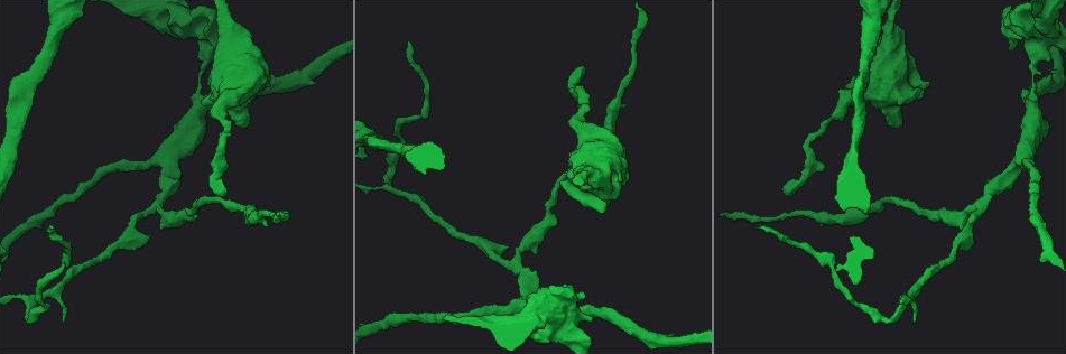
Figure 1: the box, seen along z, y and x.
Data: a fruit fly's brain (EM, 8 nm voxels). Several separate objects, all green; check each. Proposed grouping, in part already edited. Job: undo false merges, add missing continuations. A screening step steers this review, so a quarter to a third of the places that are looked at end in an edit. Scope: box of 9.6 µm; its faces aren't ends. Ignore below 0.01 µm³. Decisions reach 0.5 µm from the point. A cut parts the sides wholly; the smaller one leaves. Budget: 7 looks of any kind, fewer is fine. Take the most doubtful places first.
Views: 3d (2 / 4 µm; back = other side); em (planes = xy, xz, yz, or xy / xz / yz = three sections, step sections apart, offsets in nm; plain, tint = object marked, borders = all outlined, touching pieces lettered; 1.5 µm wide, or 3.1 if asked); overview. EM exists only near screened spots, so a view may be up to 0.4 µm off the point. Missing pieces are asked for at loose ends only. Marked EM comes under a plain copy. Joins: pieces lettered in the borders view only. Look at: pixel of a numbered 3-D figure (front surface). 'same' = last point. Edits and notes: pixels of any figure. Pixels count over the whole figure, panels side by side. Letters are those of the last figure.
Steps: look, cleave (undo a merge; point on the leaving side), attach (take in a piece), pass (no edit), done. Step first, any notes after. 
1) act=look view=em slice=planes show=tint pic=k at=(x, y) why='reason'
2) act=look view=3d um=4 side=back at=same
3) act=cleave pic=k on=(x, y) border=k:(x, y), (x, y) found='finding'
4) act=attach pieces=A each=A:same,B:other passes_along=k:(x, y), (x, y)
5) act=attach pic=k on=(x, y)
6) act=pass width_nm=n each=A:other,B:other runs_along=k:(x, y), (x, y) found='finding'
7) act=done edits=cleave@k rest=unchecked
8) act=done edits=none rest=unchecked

act=look view=3d um=2 pic=1 at=(581, 67) why='free end'

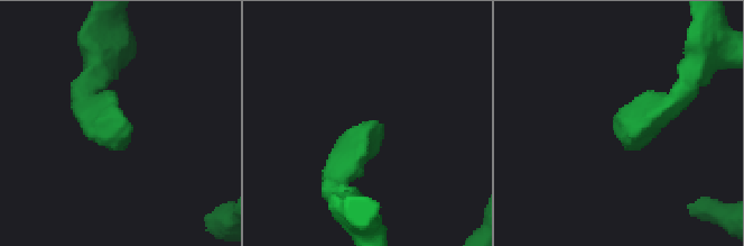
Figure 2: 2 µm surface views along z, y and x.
act=look view=em slice=xz step=8 show=tint pic=2 at=(123, 143)

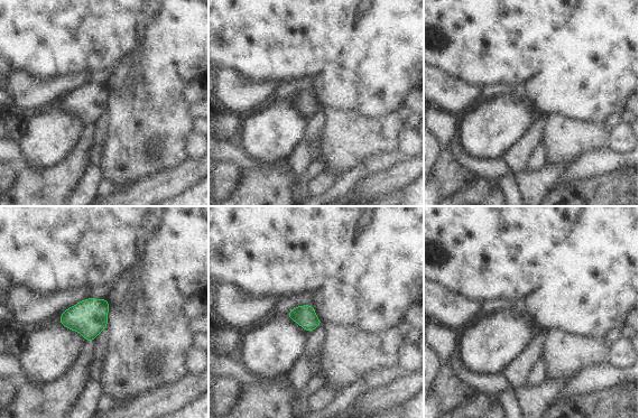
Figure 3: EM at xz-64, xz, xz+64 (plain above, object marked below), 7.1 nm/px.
act=look view=em slice=planes show=borders at=same

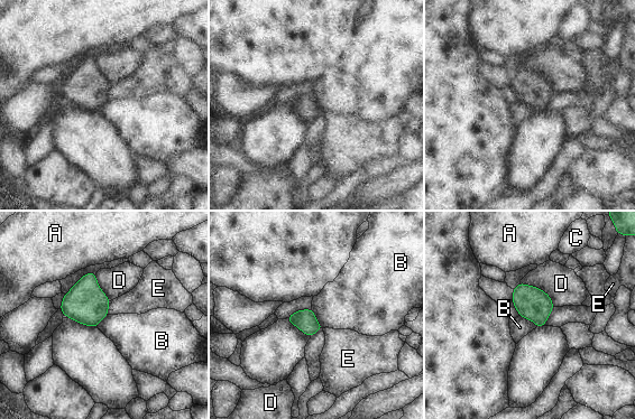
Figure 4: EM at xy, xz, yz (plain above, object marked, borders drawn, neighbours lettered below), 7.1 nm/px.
act=pass longest_contact=D:300nm each=A:other,B:other,C:other,D:other,E:other found='none of them fits'

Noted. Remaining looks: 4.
act=look view=3d um=2 pic=1 at=(206, 61) why='calibre changes'

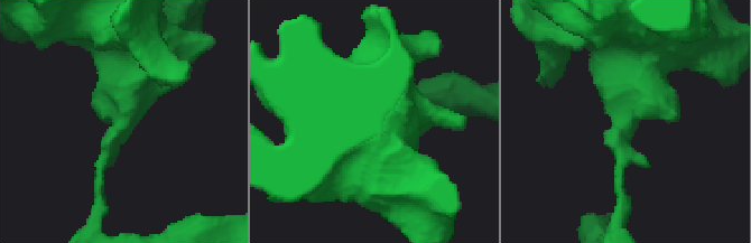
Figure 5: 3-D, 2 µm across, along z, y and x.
act=look view=em slice=planes show=tint pic=5 at=(625, 117) why='need the tissue'

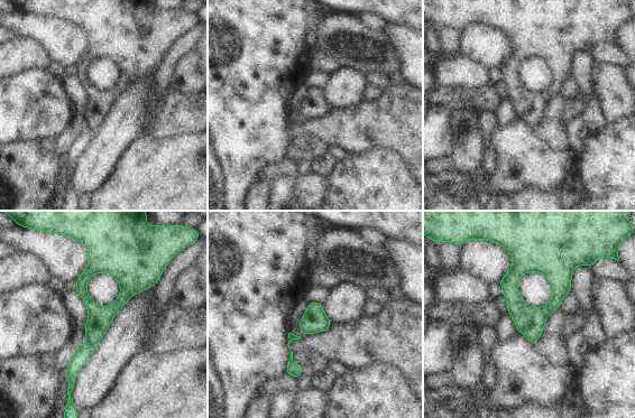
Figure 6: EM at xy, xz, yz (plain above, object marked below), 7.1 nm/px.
act=look view=em slice=planes show=borders at=same why='what lies round it'

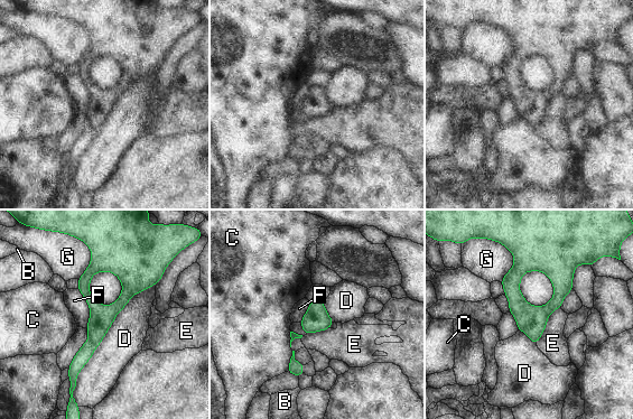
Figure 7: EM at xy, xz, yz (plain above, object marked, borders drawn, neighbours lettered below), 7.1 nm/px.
act=cleave pic=7 on=(101, 317) width_nm=180 longest_contact=D:950nm each=B:other,C:other,D:other,E:other,F:other,G:other found='two cells meet here'

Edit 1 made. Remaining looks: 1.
act=done edits=cleave@7 rest=unchecked

